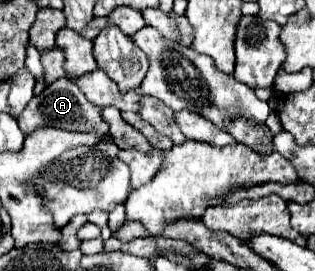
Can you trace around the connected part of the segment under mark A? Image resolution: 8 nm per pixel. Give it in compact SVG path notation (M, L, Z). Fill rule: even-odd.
M69 79L55 81L51 87L45 87L39 95L35 95L25 107L25 111L21 113L21 117L17 119L17 123L23 135L31 135L39 127L59 127L67 131L91 131L99 135L107 133L107 123L101 119L101 107L91 105L81 93L81 89Z

